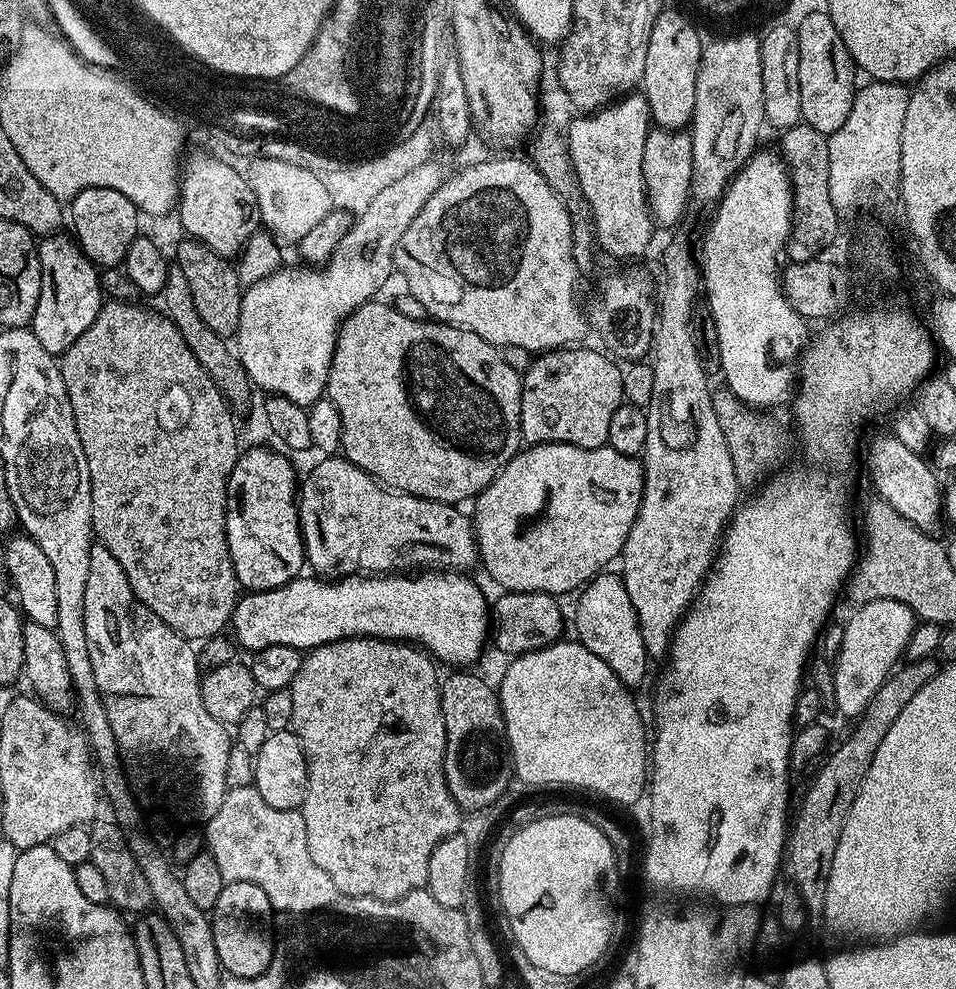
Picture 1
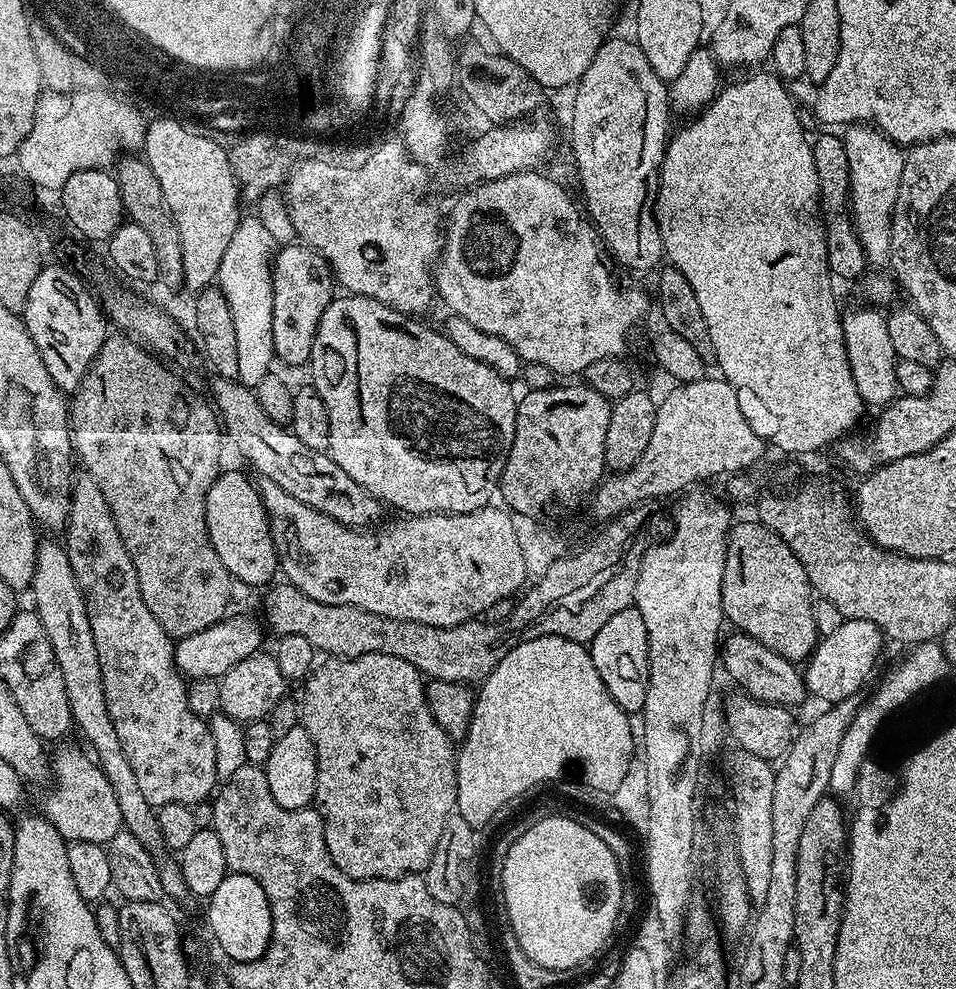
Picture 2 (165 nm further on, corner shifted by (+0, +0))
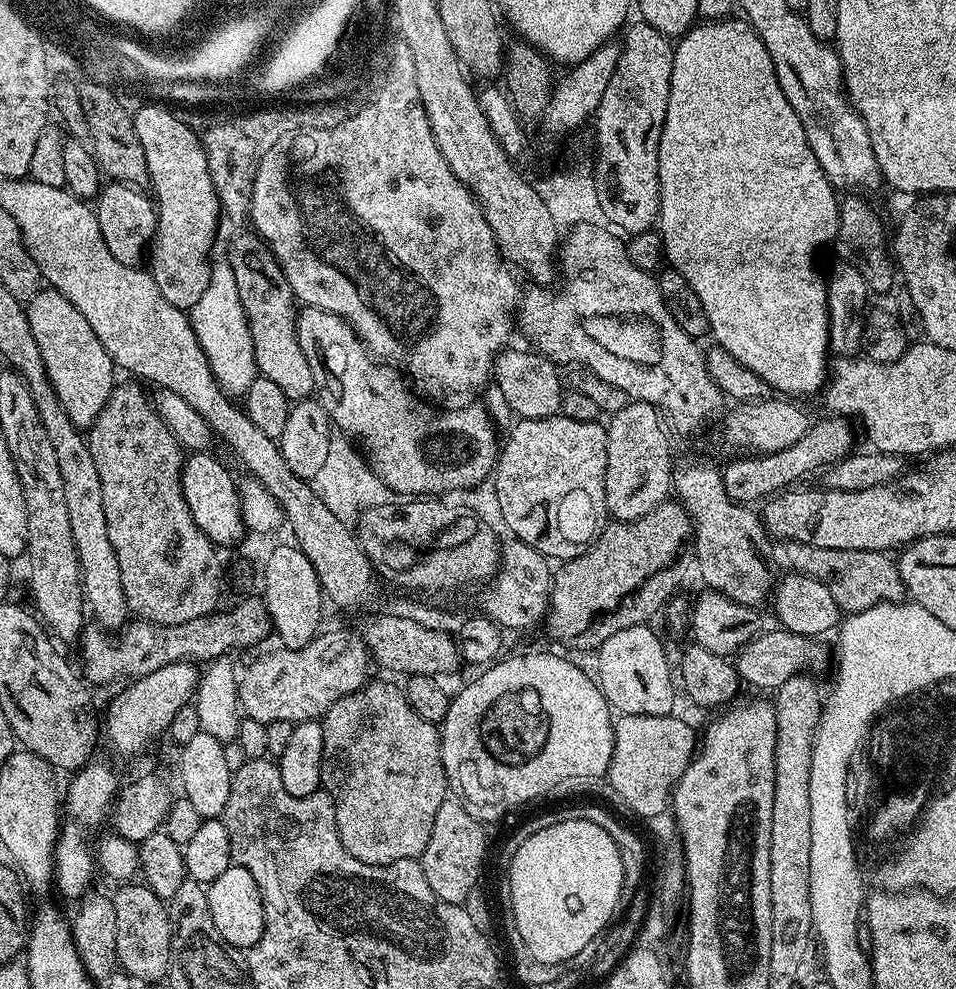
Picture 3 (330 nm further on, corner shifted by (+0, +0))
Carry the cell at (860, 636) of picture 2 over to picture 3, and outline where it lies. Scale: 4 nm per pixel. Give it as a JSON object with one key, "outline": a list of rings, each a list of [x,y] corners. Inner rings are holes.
{"outline":[[[776,626],[773,632],[761,631],[751,642],[741,648],[734,657],[736,675],[745,685],[752,688],[771,688],[777,690],[788,678],[800,673],[819,674],[824,667],[829,667],[828,648],[819,639],[792,633]]]}

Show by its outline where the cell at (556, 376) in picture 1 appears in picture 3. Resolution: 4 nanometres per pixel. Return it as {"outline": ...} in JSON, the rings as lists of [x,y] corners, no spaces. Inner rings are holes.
{"outline":[[[557,414],[537,420],[515,421],[508,441],[503,441],[496,457],[496,504],[506,527],[515,539],[526,542],[549,561],[567,562],[578,558],[595,544],[609,523],[606,506],[606,438],[608,429],[603,423],[591,420],[578,422]]]}

